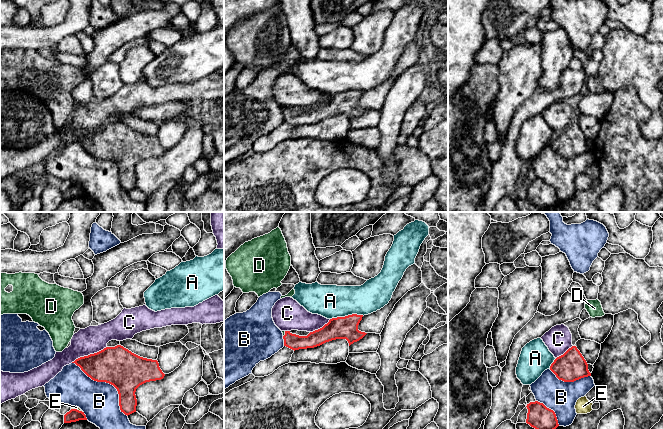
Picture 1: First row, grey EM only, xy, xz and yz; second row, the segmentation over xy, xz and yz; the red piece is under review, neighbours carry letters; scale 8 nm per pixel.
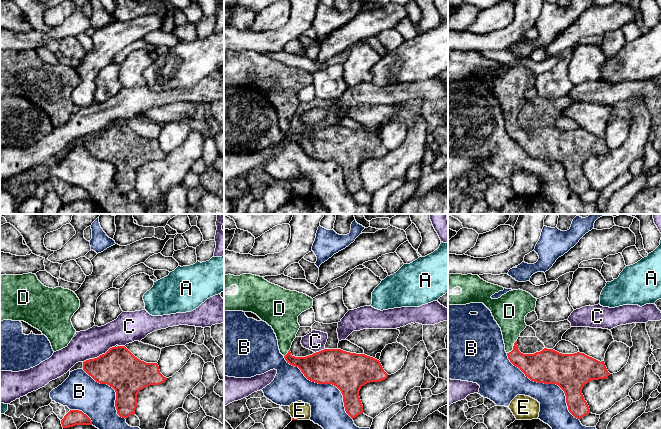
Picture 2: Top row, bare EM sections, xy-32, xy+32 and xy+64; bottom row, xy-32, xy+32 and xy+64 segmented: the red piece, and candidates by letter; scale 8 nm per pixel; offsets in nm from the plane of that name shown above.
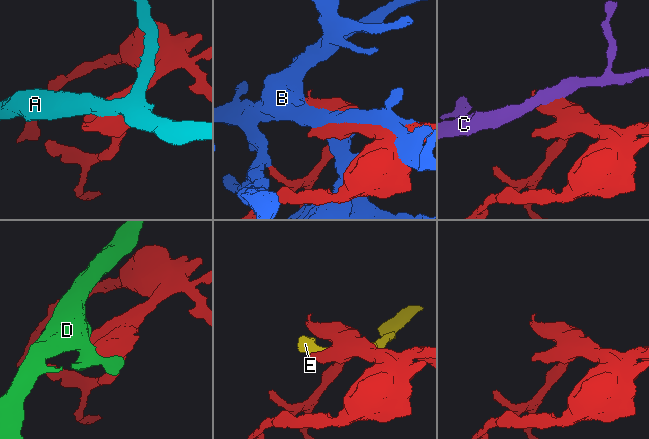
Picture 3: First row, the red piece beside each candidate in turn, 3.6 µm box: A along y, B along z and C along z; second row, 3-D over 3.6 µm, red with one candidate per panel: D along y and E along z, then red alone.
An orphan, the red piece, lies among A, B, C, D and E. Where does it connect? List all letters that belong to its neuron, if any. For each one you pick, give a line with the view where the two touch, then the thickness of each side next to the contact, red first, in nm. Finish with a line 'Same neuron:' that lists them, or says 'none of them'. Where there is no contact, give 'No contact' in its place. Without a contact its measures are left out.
D: Touches red in xz. Thickness 130 nm (red) against 20 nm
Same neuron: D

